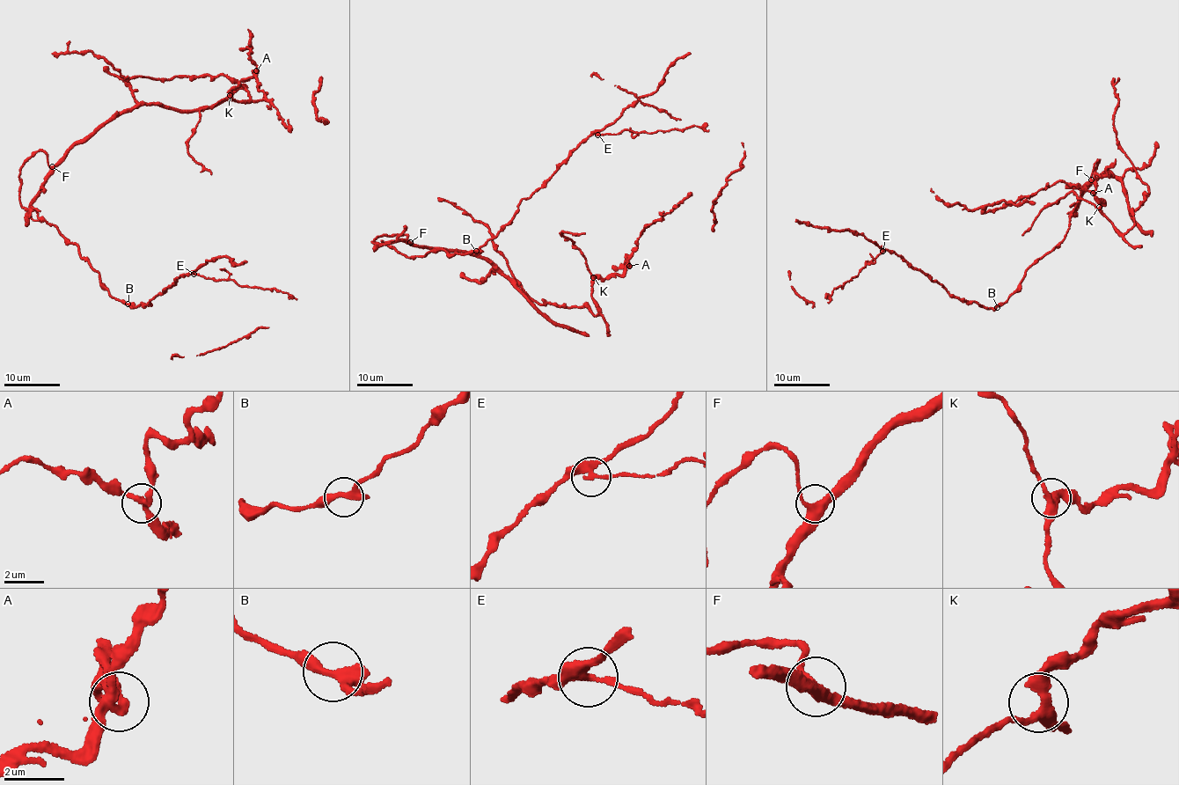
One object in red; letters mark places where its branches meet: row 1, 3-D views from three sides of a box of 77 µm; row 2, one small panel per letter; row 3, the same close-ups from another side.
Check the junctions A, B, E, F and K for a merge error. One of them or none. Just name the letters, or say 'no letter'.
E

